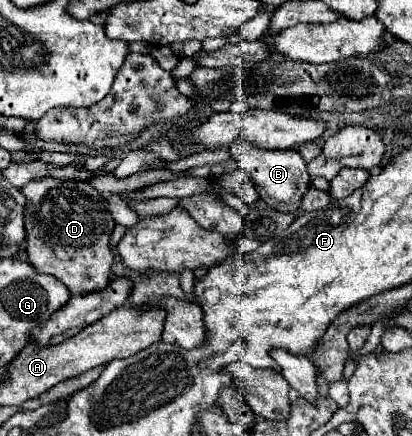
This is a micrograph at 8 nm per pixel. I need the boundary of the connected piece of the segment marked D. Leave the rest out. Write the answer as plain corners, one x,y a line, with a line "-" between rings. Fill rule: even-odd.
58,179
28,183
28,187
22,187
22,193
26,197
26,255
36,271
54,275
72,295
104,289
112,277
110,267
114,263
108,247
114,219
104,195
88,183
62,183

